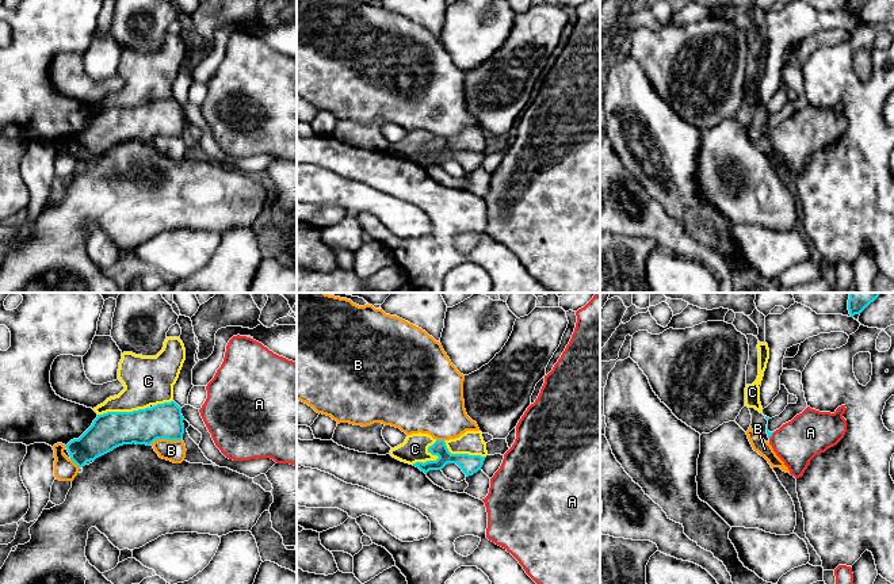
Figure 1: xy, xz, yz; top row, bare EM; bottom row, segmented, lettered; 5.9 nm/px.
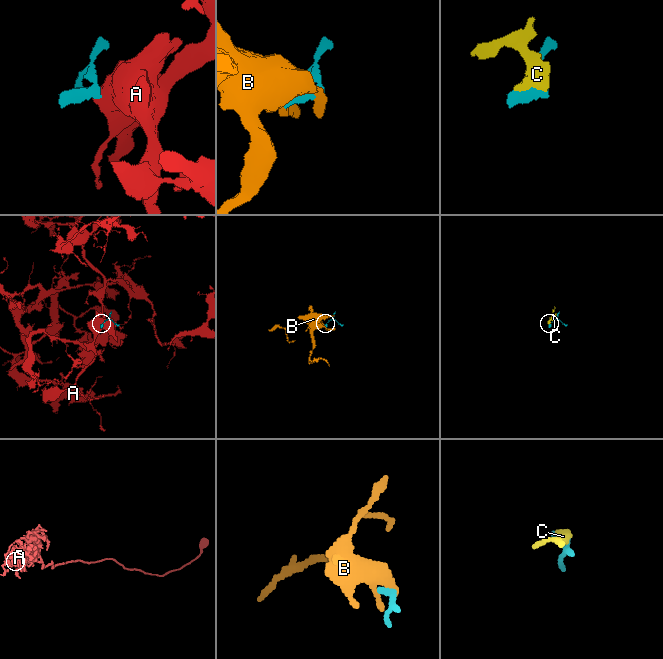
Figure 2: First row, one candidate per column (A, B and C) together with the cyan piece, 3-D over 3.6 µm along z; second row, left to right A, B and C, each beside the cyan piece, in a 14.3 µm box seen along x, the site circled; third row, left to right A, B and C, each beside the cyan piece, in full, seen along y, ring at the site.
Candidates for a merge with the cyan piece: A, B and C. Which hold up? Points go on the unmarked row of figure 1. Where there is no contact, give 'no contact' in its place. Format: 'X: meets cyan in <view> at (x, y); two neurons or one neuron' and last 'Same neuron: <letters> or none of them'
A: meets cyan in yz at (771, 132); one neuron
B: meets cyan in xy at (165, 134); two neurons
C: meets cyan in xy at (122, 109); two neurons
Same neuron: A

